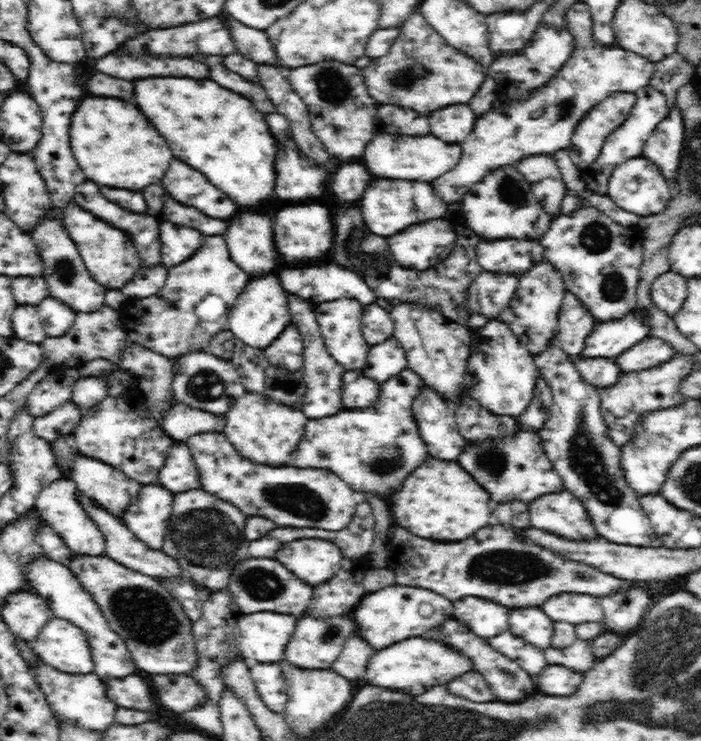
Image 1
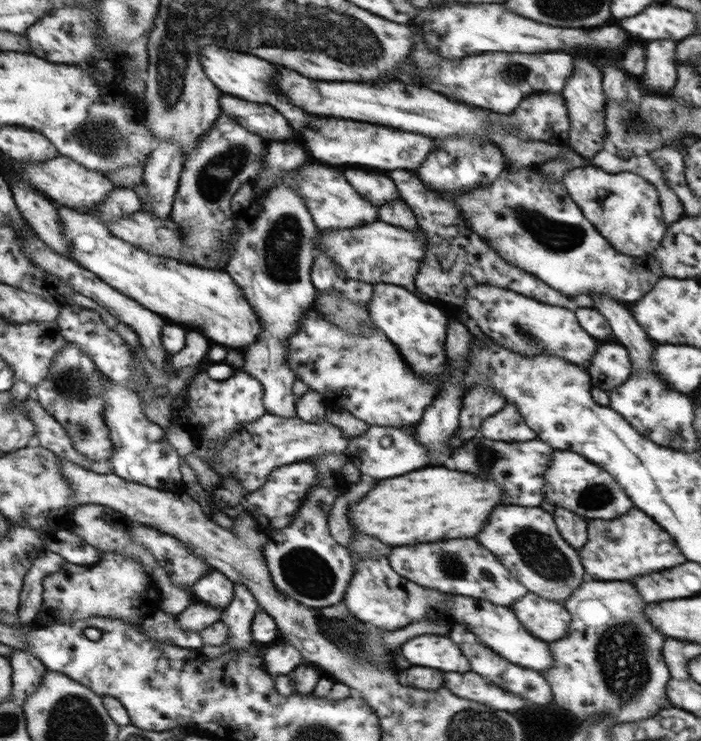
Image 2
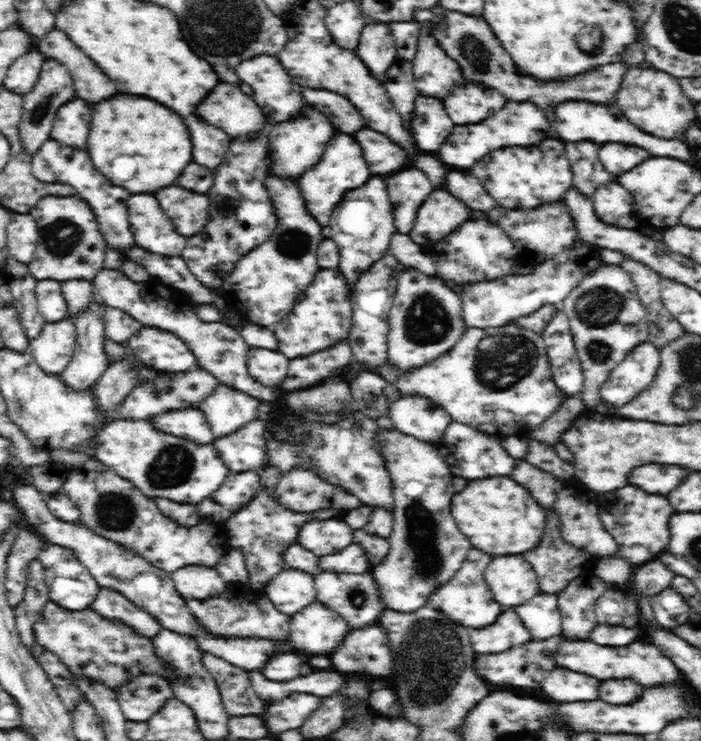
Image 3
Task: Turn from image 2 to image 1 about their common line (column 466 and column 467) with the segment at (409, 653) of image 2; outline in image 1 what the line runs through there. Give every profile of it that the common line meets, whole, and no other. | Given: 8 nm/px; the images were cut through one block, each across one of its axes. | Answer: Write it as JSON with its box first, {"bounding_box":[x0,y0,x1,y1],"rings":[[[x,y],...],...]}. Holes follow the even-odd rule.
{"bounding_box":[364,638,472,694],"rings":[[[408,638],[390,648],[378,650],[366,666],[364,682],[385,690],[410,690],[410,694],[418,694],[418,690],[426,690],[426,686],[438,686],[438,682],[448,684],[450,680],[468,670],[472,670],[470,660],[454,652],[452,648],[446,648],[434,640]]]}

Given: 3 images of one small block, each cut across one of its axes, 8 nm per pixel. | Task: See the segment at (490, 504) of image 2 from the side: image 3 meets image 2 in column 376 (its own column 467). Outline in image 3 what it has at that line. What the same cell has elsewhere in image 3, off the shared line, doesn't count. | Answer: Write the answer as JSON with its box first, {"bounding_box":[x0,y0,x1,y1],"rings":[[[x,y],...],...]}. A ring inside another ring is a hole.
{"bounding_box":[452,476,546,554],"rings":[[[507,476],[478,480],[468,484],[462,492],[452,498],[454,518],[458,518],[458,528],[466,534],[472,544],[490,554],[522,554],[534,546],[538,546],[544,534],[546,512],[536,504],[526,488],[516,484]]]}

